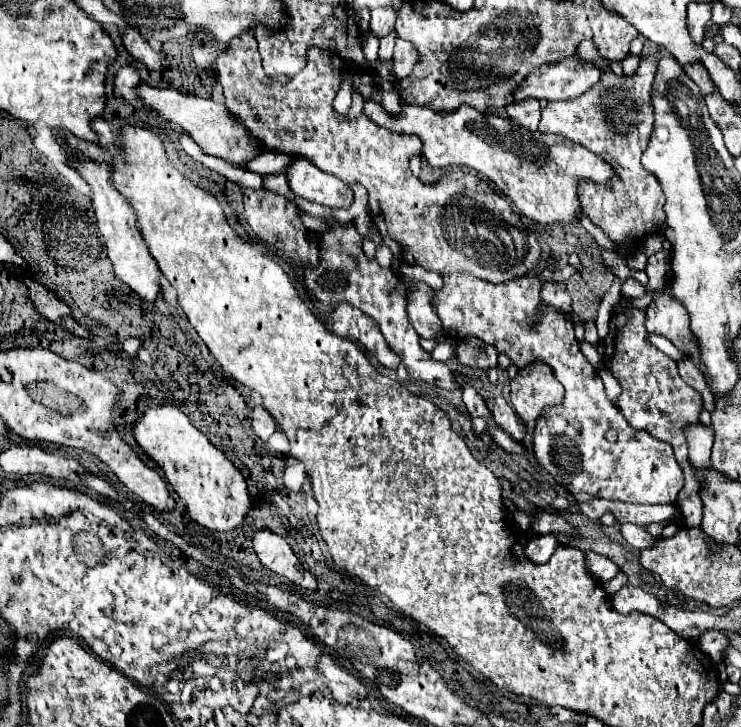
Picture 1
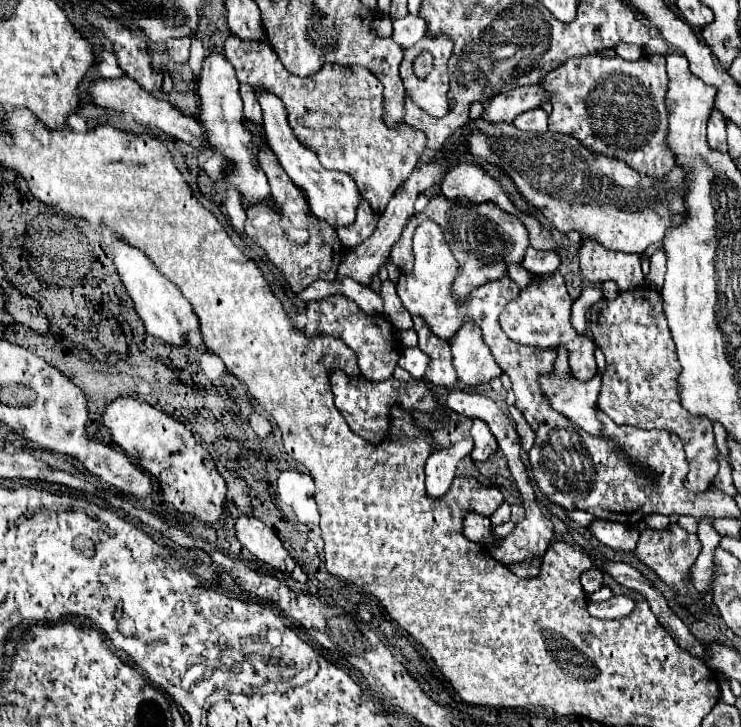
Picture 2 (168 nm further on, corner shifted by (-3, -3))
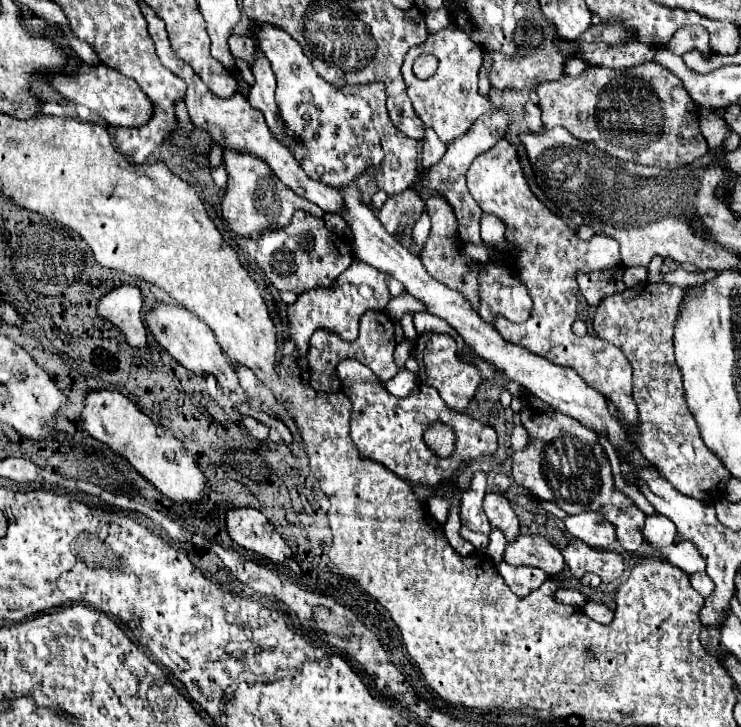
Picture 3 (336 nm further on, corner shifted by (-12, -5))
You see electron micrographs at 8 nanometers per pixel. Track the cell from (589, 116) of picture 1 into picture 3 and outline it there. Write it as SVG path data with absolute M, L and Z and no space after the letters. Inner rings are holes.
M646 62L620 70L592 66L580 76L562 76L560 80L544 82L536 88L536 94L540 96L544 128L562 126L572 132L572 136L592 142L596 148L610 152L612 156L616 154L620 160L632 160L636 164L658 168L678 168L708 152L708 144L698 128L698 108L694 100L688 96L680 78L658 62Z

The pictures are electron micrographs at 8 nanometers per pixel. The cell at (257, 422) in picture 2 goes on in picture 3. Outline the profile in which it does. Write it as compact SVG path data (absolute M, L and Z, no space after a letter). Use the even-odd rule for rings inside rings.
M244 416L242 418L242 424L246 426L246 430L254 436L254 438L258 438L258 440L268 440L268 426L266 424L262 424L262 422L258 422L256 418L252 418L252 416Z

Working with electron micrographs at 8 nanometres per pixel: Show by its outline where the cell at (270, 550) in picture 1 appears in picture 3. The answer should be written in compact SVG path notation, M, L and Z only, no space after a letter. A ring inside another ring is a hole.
M236 508L226 512L226 526L230 538L246 550L276 562L294 562L290 548L278 538L276 528L266 516L254 508Z

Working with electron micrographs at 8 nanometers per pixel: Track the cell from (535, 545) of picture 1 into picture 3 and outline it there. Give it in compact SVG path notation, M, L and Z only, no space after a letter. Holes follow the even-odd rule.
M504 562L498 564L498 572L506 580L510 590L518 596L528 596L528 592L536 590L548 578L546 572L540 568L534 568L534 566L512 568L510 564L504 564Z

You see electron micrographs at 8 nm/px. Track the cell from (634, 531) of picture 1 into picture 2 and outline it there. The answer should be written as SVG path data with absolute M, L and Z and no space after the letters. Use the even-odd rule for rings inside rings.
M595 518L589 524L591 534L605 546L615 550L635 550L635 542L639 538L639 532L635 528L627 528L619 522L611 522L605 518Z

